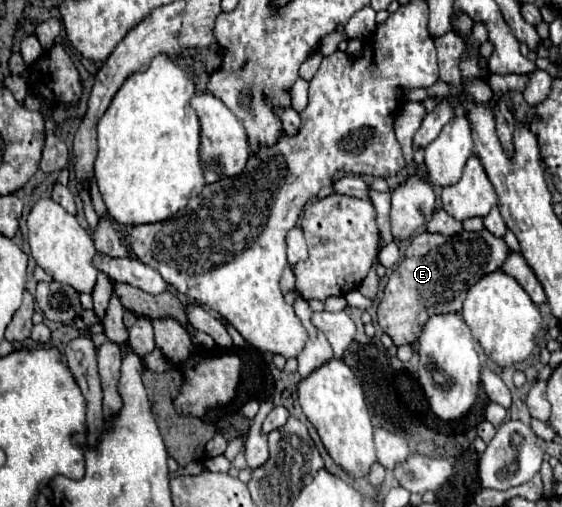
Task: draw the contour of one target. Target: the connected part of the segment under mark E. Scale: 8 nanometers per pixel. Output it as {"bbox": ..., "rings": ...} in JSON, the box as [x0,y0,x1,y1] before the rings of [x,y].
{"bbox":[377,229,509,347],"rings":[[[487,229],[479,233],[463,231],[453,237],[445,237],[439,233],[421,233],[413,237],[411,245],[407,247],[405,259],[391,273],[383,289],[383,297],[377,307],[379,327],[393,339],[397,347],[415,347],[419,331],[423,331],[423,323],[427,323],[431,315],[461,311],[467,291],[483,275],[501,269],[507,255],[509,247],[505,245],[505,241],[497,239]]]}

